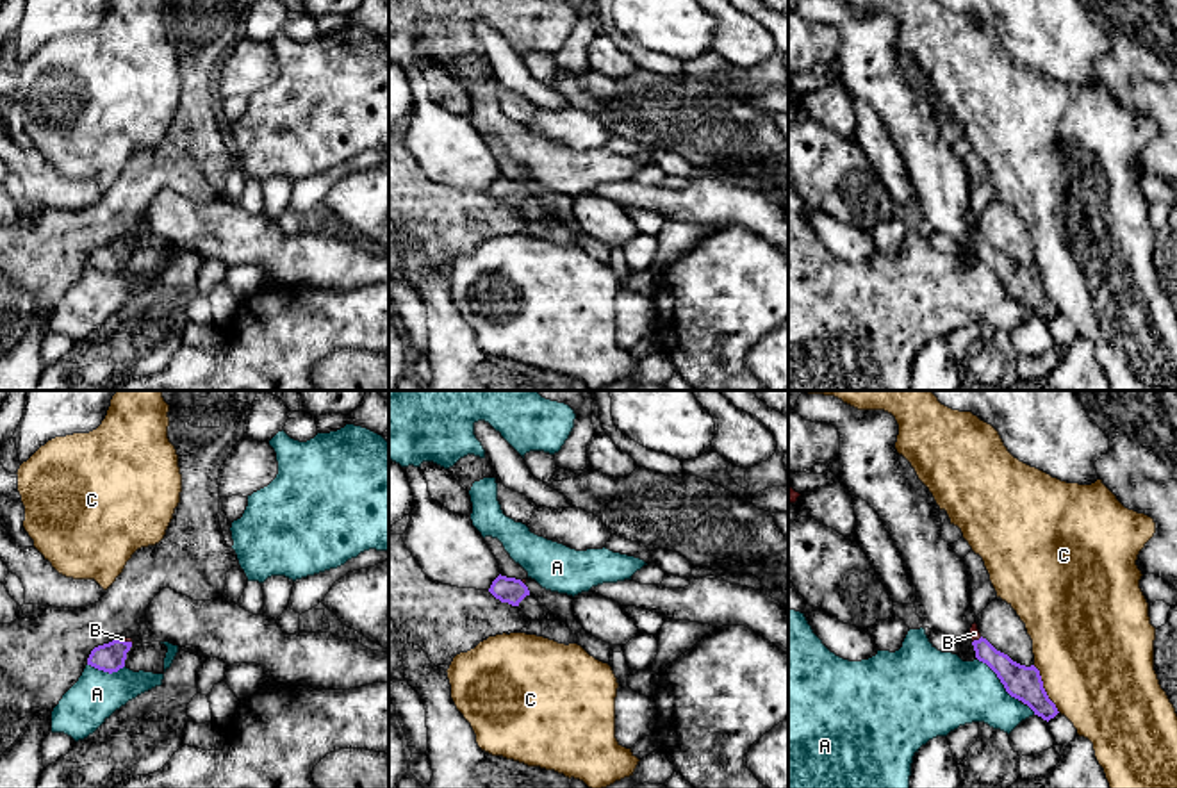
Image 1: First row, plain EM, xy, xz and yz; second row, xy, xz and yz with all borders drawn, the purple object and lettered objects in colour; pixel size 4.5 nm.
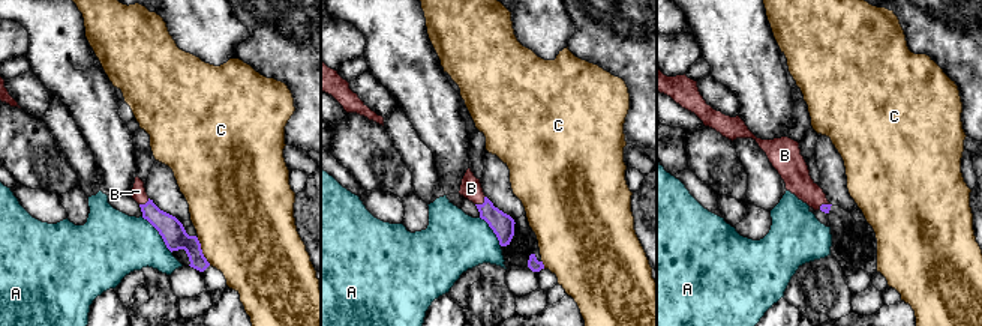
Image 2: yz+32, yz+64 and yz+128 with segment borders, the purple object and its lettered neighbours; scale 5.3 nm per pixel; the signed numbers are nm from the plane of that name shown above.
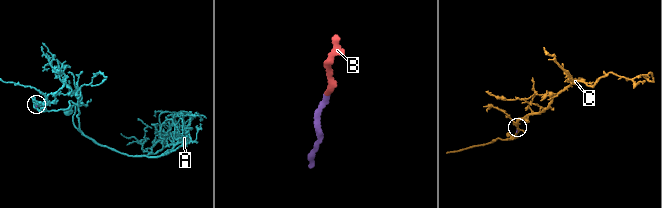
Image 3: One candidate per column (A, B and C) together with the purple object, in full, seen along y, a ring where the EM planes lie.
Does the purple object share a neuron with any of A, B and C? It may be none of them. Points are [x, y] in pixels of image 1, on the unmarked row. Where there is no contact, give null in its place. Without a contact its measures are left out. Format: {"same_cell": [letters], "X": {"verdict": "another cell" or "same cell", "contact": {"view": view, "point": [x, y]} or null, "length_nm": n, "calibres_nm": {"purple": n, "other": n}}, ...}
{"same_cell": ["B"], "A": {"verdict": "another cell", "contact": {"view": "yz", "point": [999, 279]}, "length_nm": 280, "calibres_nm": {"purple": 160, "other": 320}}, "B": {"verdict": "same cell", "contact": {"view": "xy", "point": [127, 243]}, "length_nm": 70, "calibres_nm": {"purple": 130, "other": 20}}, "C": {"verdict": "another cell", "contact": {"view": "yz", "point": [1044, 289]}, "length_nm": 240, "calibres_nm": {"purple": 160, "other": 480}}}

